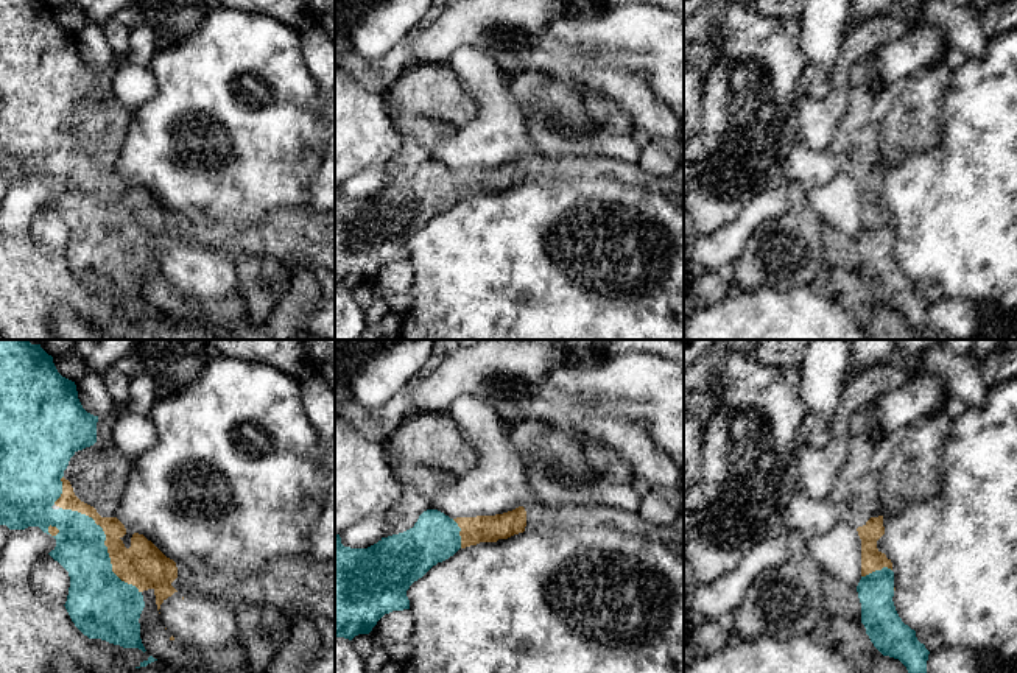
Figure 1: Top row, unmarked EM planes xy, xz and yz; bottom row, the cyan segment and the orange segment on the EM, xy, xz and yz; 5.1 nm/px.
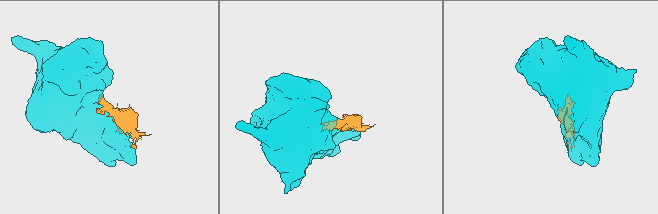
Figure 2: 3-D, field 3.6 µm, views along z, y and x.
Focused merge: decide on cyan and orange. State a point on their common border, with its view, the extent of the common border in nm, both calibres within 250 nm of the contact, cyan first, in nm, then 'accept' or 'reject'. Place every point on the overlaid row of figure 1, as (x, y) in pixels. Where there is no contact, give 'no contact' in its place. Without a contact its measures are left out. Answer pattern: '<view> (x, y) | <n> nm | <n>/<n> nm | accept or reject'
xy (103, 542) | 600 nm | 260/220 nm | accept

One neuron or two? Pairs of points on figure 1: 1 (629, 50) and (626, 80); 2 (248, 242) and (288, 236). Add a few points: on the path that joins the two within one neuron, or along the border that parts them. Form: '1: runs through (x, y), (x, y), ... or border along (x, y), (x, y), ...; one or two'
1: border along (622, 67), (637, 70), (654, 95); two
2: runs through (257, 240), (279, 236); one

